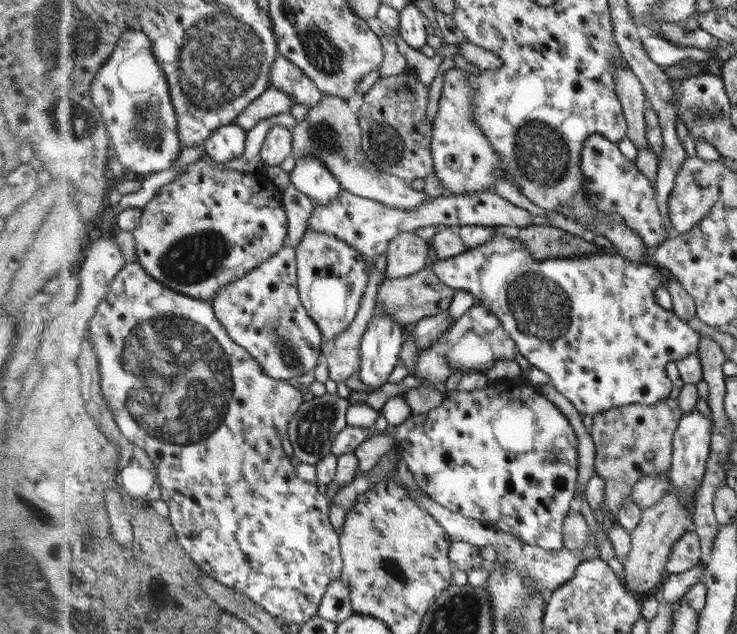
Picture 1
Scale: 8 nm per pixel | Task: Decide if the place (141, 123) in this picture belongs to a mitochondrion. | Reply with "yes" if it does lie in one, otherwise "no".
yes

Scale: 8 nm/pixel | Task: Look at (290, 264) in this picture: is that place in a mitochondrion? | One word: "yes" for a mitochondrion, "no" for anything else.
no

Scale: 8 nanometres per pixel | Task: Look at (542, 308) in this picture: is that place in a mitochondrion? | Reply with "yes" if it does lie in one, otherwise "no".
yes

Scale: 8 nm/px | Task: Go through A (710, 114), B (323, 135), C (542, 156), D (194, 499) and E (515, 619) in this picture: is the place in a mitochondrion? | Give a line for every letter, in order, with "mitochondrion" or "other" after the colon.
A: mitochondrion
B: mitochondrion
C: mitochondrion
D: other
E: mitochondrion

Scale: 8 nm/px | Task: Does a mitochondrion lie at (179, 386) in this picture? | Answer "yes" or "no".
yes

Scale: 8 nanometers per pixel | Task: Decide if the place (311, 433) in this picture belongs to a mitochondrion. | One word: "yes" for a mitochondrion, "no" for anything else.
yes

